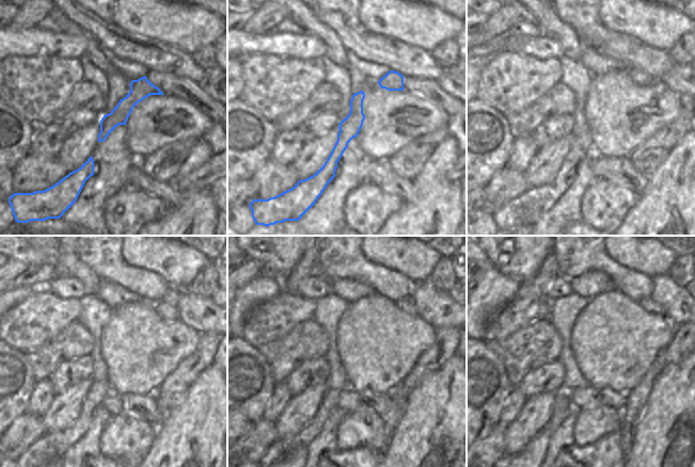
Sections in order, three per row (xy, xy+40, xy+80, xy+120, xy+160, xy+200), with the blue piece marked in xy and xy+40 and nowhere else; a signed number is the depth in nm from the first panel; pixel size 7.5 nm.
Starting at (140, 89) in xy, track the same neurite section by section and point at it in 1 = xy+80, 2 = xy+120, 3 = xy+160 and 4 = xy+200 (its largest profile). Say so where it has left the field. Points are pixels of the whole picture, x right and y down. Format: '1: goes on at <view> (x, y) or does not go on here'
1: goes on at xy+80 (525, 209)
2: goes on at xy+120 (51, 445)
3: goes on at xy+160 (282, 447)
4: goes on at xy+200 (647, 304)

